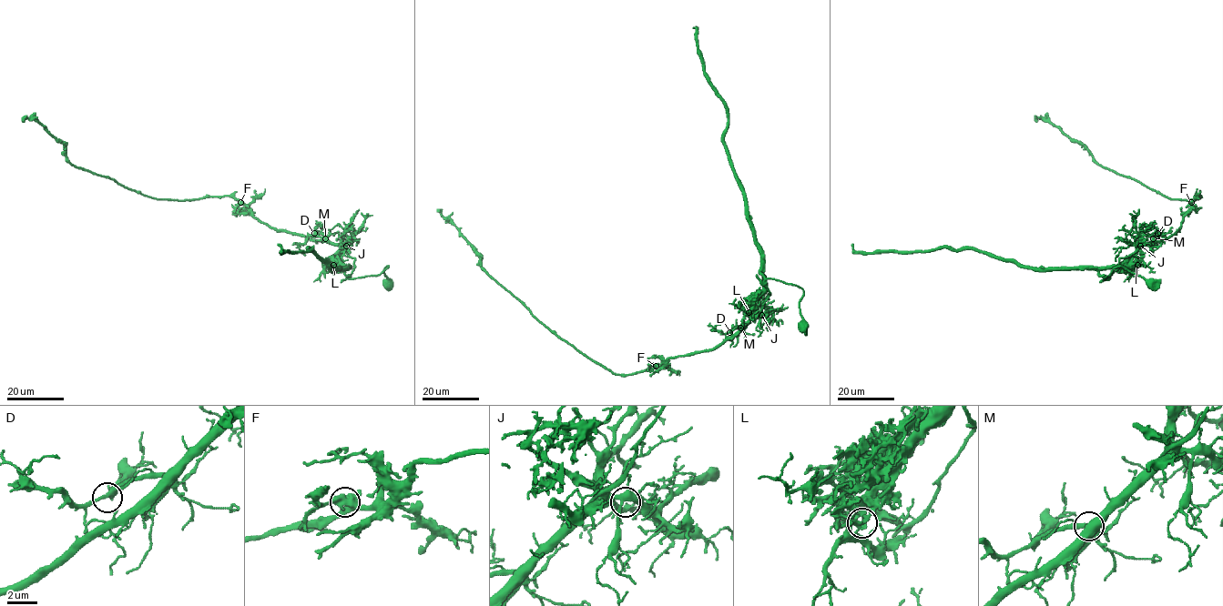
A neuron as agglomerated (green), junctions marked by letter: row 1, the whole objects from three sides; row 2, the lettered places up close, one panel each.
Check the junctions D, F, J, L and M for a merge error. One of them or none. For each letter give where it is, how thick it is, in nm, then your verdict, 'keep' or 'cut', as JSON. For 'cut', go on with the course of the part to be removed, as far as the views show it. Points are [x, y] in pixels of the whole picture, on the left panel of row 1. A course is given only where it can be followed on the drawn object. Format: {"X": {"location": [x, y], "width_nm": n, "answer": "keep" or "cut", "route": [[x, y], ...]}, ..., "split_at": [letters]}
{"D": {"location": [314, 233], "width_nm": 320, "answer": "keep"}, "F": {"location": [240, 202], "width_nm": 500, "answer": "keep"}, "J": {"location": [346, 246], "width_nm": 400, "answer": "keep"}, "L": {"location": [333, 265], "width_nm": 160, "answer": "cut", "route": [[333, 265], [349, 267], [331, 267], [313, 250], [309, 249], [312, 247], [309, 251], [283, 253], [278, 244]]}, "M": {"location": [325, 238], "width_nm": 400, "answer": "keep"}, "split_at": ["L"]}

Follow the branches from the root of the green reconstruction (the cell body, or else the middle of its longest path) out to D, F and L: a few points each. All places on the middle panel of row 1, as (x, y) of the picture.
D: (803, 328), (806, 322), (799, 302), (804, 290), (766, 278), (769, 294), (763, 308), (742, 327), (729, 332)
F: (803, 328), (799, 302), (804, 290), (766, 278), (769, 297), (737, 332), (711, 349), (656, 366)
L: (803, 328), (806, 322), (799, 302), (804, 290), (765, 279), (759, 274), (764, 292), (749, 312)

